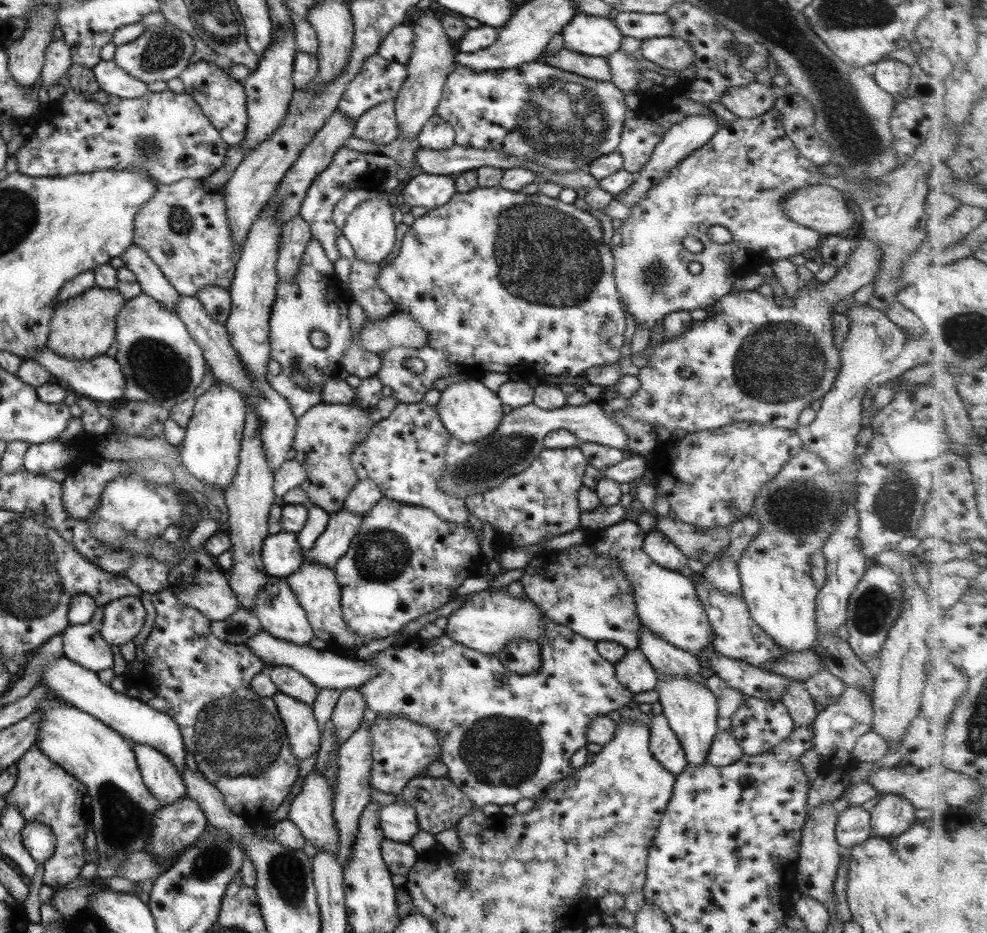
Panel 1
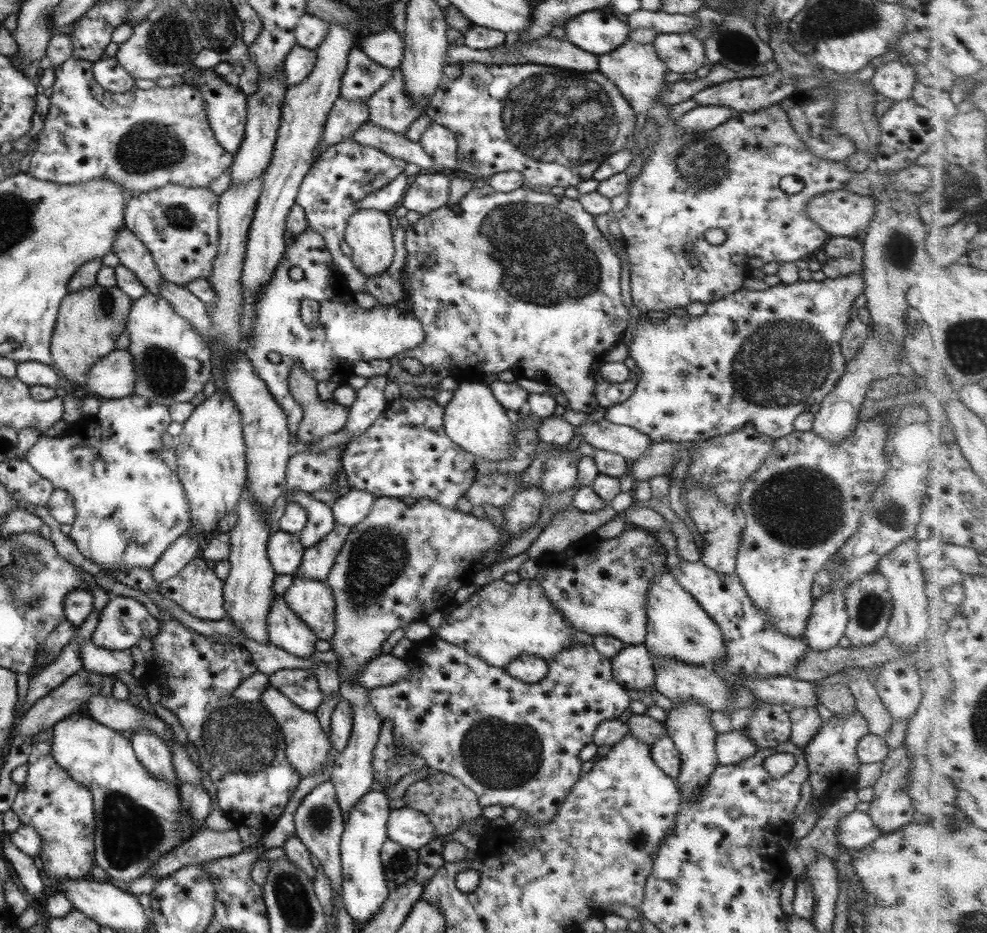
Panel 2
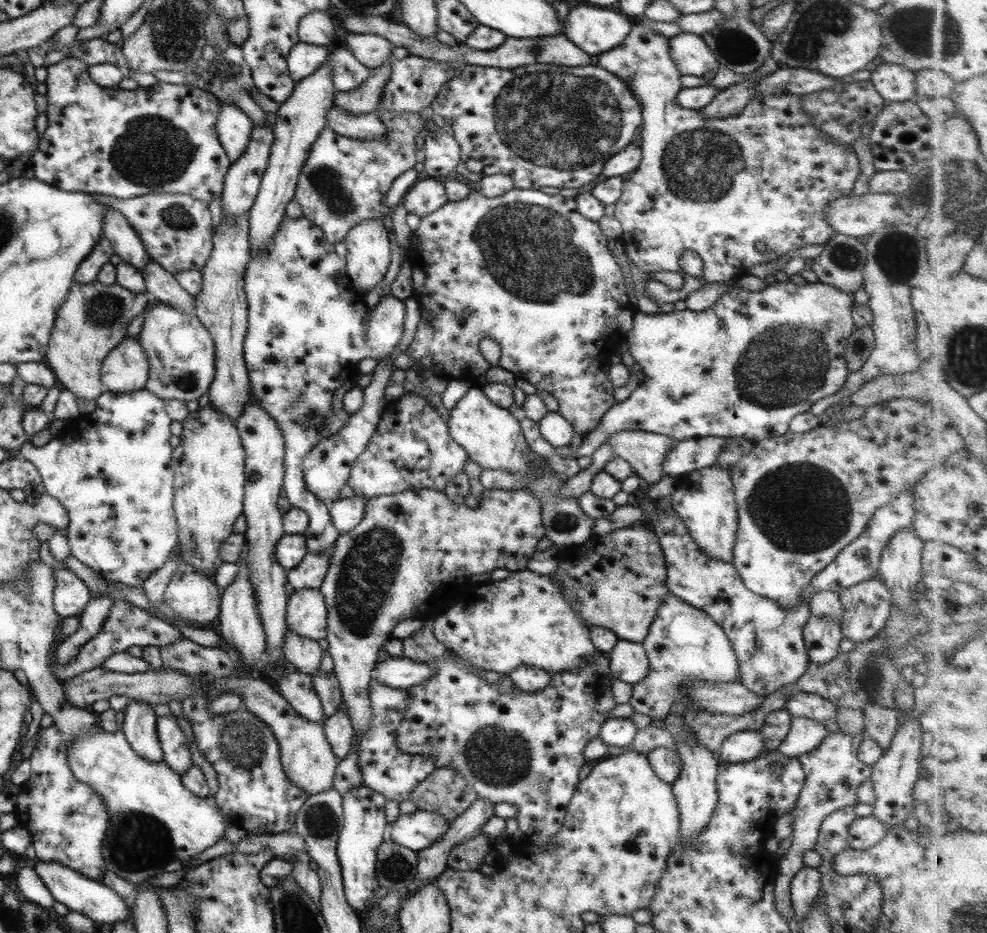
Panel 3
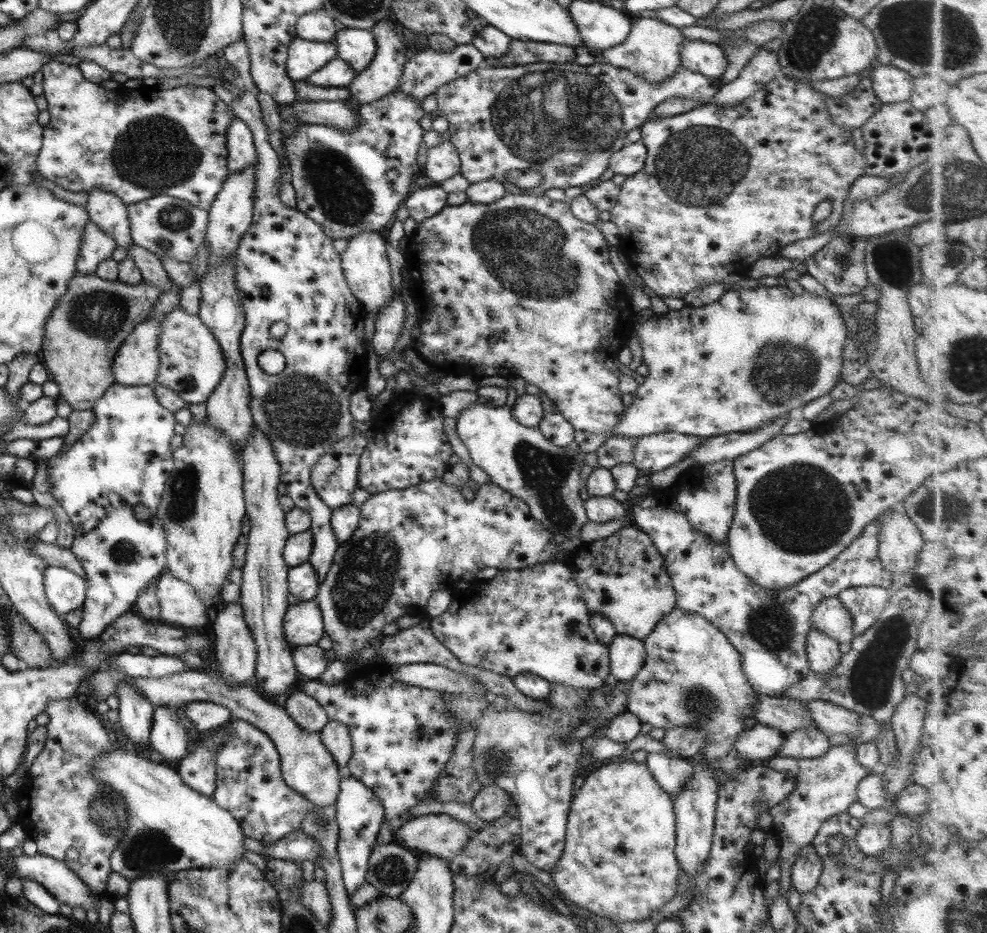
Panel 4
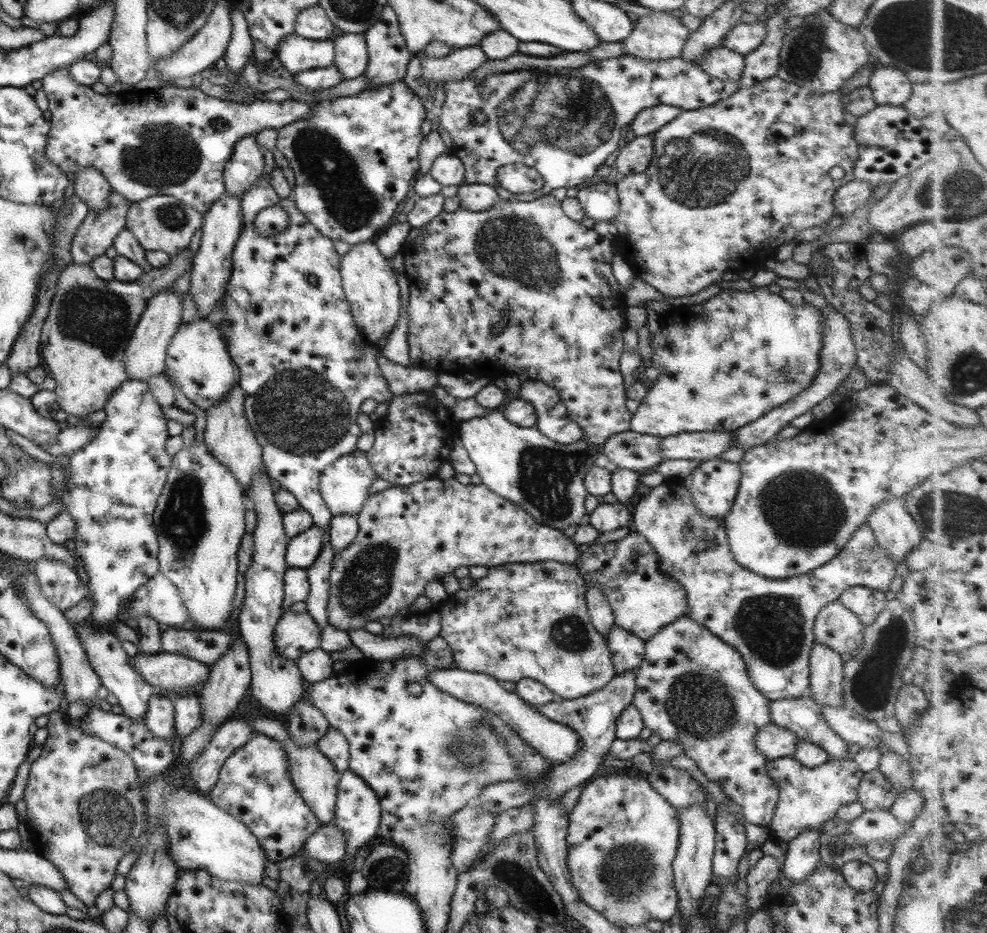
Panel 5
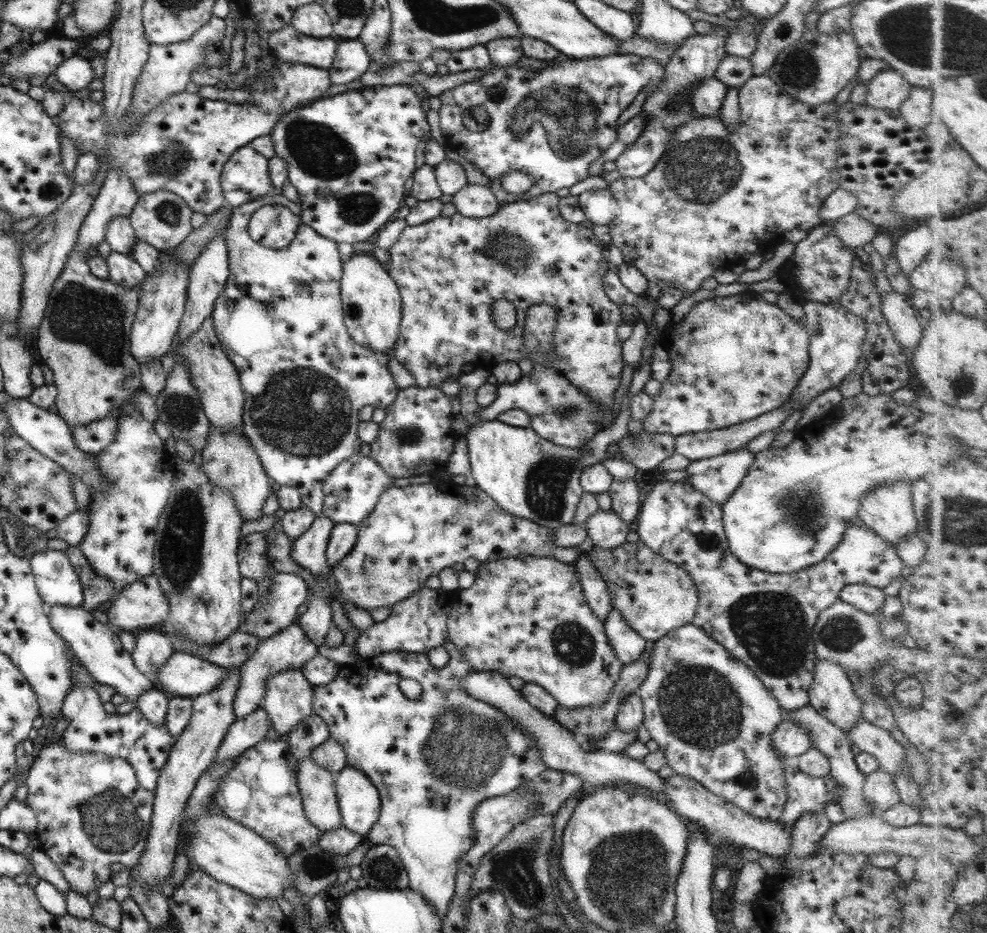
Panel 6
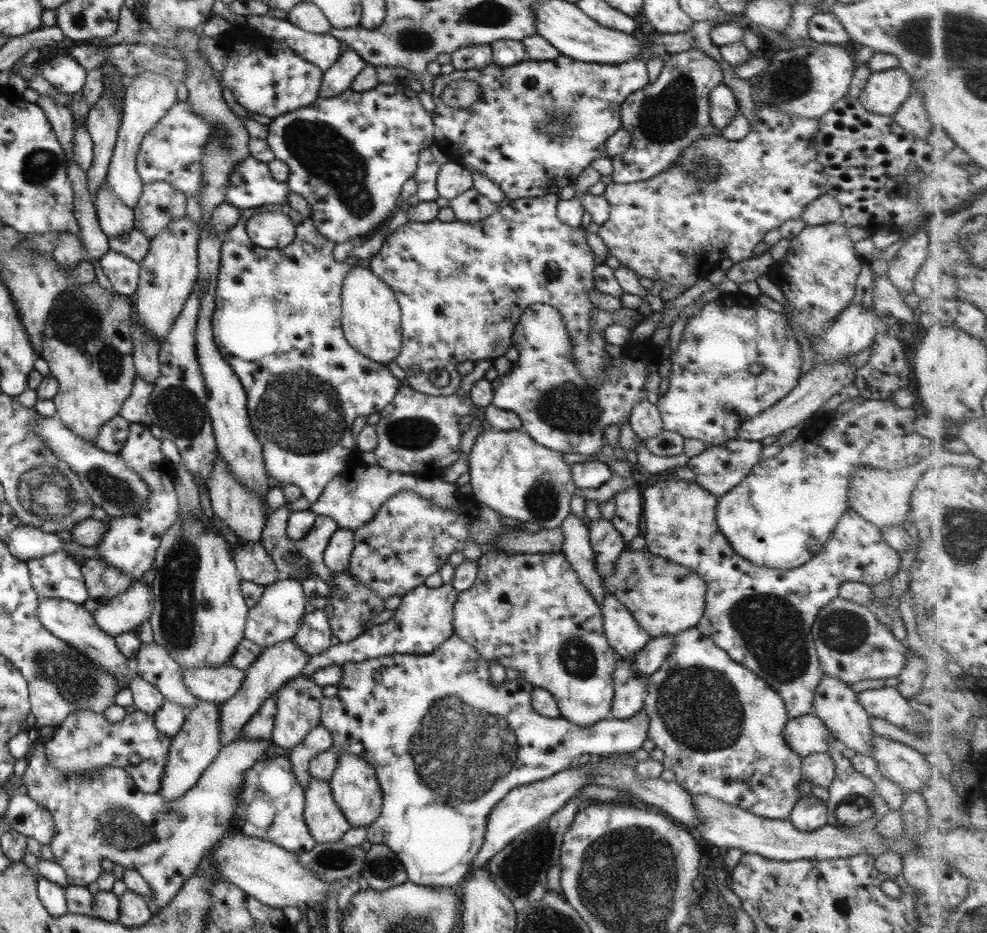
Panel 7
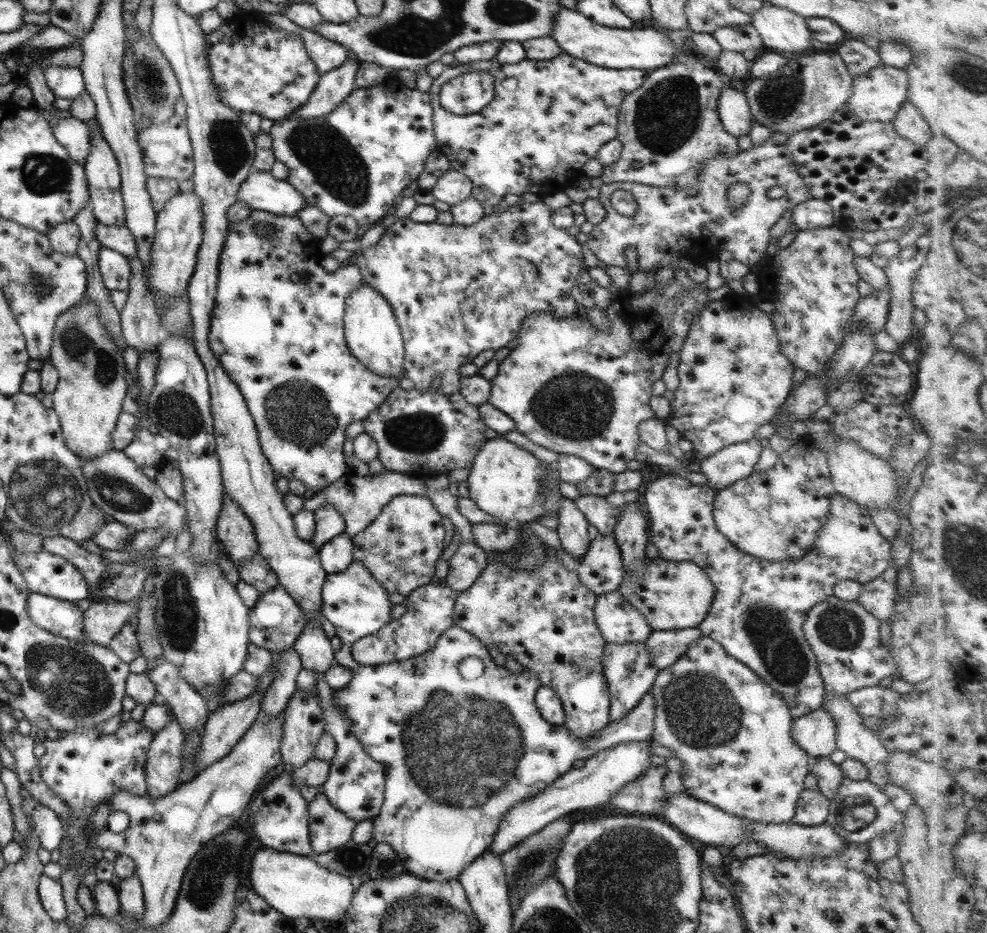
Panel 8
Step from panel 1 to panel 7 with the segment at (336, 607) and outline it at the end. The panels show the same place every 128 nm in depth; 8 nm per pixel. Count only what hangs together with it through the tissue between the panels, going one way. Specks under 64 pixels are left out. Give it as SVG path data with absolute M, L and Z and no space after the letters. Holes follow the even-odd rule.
M292 638L286 642L277 642L274 646L264 648L260 656L245 670L243 681L239 691L221 704L217 705L219 712L219 743L227 745L241 736L241 728L259 711L261 703L274 694L283 683L296 678L303 666L307 663L308 655L304 654L295 644Z

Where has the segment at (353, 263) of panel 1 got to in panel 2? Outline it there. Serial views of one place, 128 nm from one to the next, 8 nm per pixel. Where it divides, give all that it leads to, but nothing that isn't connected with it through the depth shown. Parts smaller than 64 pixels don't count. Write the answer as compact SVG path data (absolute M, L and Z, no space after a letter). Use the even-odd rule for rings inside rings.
M399 226L392 230L393 258L392 263L381 273L365 279L363 292L373 296L381 306L394 305L403 300L401 287L401 269L403 269L406 251L404 250L405 230Z

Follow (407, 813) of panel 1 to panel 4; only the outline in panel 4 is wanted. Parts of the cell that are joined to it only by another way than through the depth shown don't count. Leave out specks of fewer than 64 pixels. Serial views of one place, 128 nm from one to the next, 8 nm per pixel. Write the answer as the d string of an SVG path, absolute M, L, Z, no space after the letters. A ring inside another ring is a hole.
M428 813L403 822L399 826L399 830L393 832L393 842L414 851L418 855L424 854L441 860L450 860L463 849L463 845L467 843L469 835L473 832L474 828L470 829L464 822L456 820L447 814Z

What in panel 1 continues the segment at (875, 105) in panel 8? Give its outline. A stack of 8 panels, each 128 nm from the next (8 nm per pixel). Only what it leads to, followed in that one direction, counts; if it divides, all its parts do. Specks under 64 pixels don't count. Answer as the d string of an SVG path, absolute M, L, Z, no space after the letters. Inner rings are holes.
M879 59L871 68L875 84L890 95L905 93L911 70L906 64L889 59Z

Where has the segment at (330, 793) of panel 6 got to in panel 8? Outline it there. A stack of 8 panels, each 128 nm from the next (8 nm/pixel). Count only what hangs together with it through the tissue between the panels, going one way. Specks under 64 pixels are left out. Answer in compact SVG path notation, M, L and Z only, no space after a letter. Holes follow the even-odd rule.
M323 790L308 802L311 857L333 850L350 841L356 822L331 806Z

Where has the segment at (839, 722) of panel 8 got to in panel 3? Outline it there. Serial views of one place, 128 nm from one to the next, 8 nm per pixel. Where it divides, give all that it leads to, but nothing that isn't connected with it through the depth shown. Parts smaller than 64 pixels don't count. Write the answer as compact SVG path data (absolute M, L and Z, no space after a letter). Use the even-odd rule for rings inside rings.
M809 616L803 628L803 643L810 663L827 664L839 653L840 624L829 618Z

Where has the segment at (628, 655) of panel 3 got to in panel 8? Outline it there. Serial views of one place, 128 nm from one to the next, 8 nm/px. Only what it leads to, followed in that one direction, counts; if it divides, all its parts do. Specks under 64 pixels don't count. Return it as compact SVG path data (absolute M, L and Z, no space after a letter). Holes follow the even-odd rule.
M616 591L599 595L593 613L606 644L643 643L652 631L640 613Z

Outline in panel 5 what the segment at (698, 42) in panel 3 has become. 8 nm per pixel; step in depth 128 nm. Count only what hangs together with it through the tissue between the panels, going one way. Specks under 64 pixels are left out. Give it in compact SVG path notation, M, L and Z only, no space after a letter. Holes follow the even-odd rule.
M725 47L707 49L701 57L701 70L717 80L733 80L738 82L743 71L744 56Z

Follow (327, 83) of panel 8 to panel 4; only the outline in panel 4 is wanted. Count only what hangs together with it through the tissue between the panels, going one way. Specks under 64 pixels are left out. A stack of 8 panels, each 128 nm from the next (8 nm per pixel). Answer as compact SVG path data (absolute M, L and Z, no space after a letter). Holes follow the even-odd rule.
M338 27L333 43L336 46L336 56L343 59L355 74L361 72L375 54L375 41L371 29Z

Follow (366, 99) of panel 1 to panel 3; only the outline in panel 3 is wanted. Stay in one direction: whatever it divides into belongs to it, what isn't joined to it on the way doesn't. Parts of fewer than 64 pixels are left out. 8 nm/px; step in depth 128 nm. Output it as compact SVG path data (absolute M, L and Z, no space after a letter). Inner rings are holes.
M336 47L327 59L331 65L331 84L337 92L355 90L371 74L371 69L361 65L347 49Z

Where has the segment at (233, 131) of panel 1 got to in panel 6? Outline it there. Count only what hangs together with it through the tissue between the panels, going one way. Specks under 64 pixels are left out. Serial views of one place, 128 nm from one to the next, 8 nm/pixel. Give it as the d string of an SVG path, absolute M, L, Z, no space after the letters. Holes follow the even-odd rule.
M241 146L231 153L222 167L220 187L228 207L275 193L268 178L268 158L251 146Z

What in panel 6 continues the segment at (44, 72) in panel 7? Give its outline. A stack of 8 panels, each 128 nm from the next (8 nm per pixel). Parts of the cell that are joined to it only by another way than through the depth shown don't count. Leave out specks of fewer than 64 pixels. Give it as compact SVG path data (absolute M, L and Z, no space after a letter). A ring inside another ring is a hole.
M79 53L59 62L57 68L51 73L55 75L55 79L61 85L73 92L85 88L93 80L93 69L90 67L90 61Z

